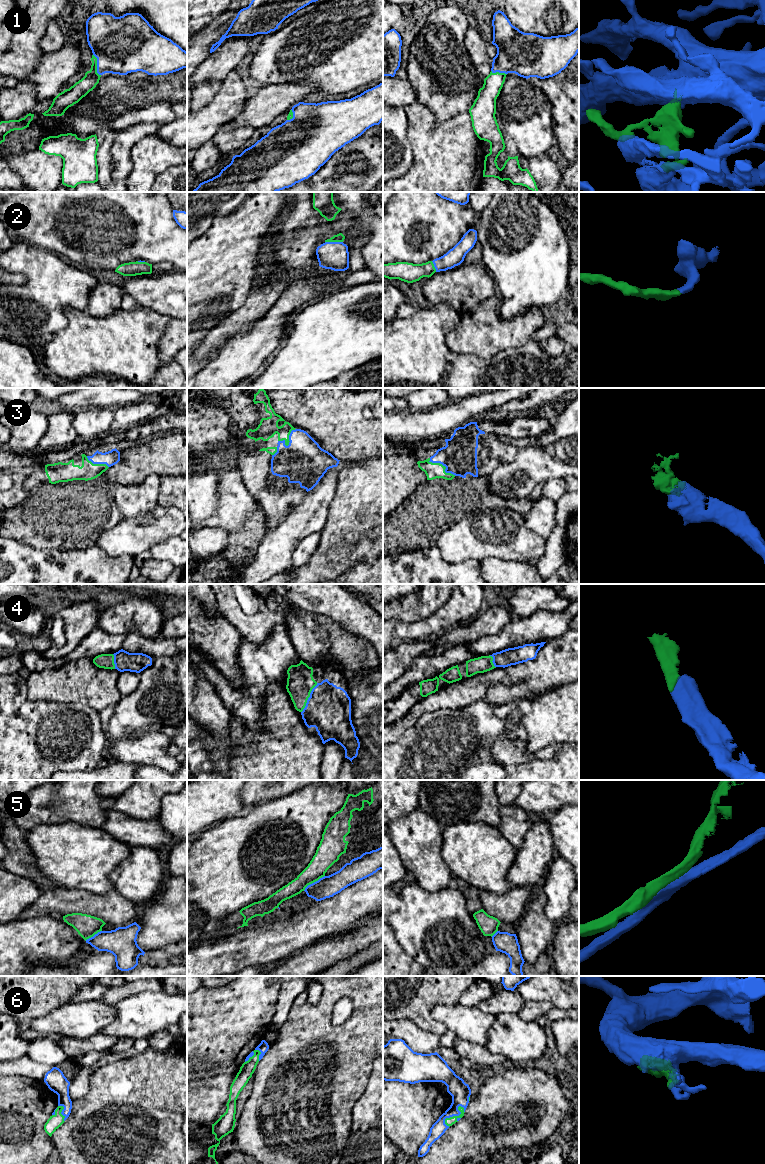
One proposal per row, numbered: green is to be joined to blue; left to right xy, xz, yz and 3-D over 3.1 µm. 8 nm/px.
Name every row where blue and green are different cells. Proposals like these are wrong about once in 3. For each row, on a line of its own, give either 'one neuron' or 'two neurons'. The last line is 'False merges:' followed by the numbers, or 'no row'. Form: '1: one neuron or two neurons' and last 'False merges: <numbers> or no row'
1: one neuron
2: one neuron
3: one neuron
4: one neuron
5: two neurons
6: one neuron
False merges: 5

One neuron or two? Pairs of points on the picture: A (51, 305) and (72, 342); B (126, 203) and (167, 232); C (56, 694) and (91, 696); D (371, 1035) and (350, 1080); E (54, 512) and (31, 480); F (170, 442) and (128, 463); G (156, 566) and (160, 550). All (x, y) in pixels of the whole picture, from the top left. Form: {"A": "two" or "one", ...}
{"A": "two", "B": "one", "C": "one", "D": "one", "E": "two", "F": "one", "G": "two"}

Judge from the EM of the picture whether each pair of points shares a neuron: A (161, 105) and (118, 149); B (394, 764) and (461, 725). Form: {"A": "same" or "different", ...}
{"A": "different", "B": "same"}

